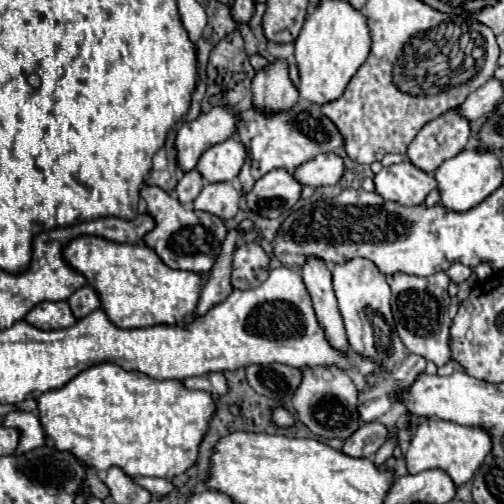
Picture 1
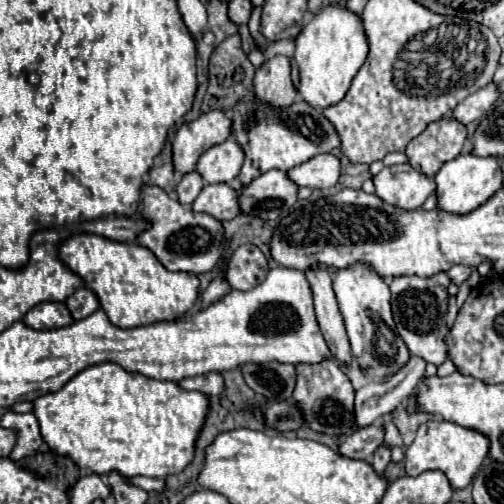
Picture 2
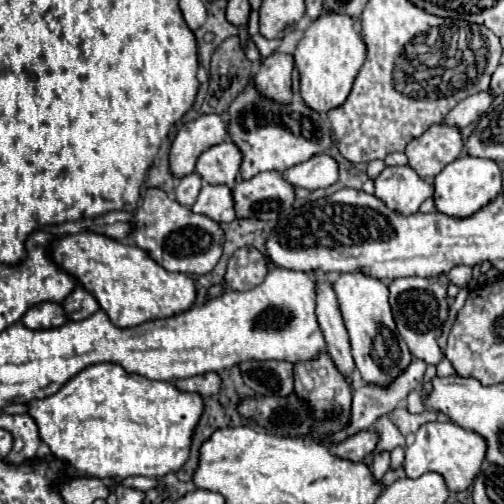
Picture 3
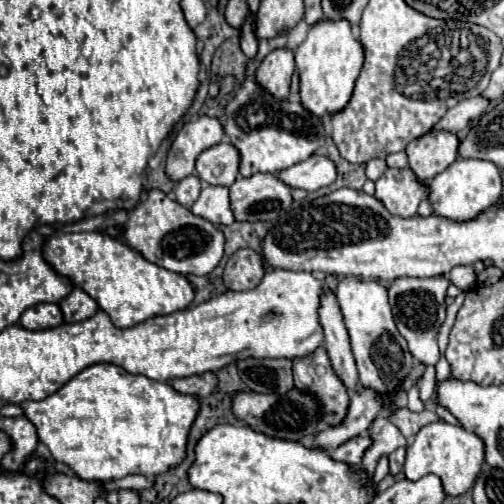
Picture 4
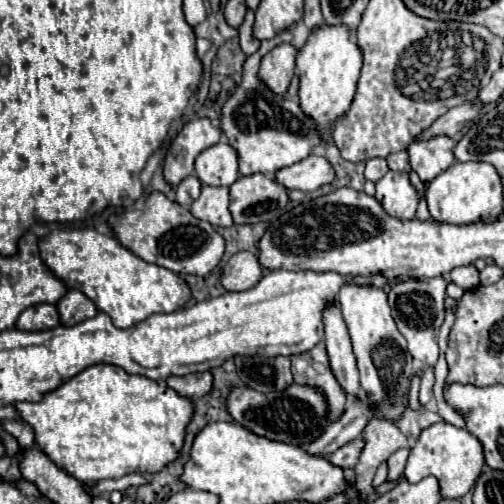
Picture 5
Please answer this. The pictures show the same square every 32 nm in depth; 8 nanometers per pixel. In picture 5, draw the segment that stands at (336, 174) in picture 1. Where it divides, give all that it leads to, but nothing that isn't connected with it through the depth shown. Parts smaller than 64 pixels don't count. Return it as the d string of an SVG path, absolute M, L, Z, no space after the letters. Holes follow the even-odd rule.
M308 156L292 164L290 168L278 170L276 180L280 180L280 184L284 184L290 190L298 188L304 192L312 192L334 180L334 168L322 156Z

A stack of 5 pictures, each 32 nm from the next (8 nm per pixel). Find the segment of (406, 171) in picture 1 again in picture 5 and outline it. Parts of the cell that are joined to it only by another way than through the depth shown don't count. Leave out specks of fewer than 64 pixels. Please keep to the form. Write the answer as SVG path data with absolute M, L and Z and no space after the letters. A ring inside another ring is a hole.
M388 170L376 182L376 200L384 206L384 210L390 216L396 216L400 220L410 220L416 214L420 194L412 186L408 172Z

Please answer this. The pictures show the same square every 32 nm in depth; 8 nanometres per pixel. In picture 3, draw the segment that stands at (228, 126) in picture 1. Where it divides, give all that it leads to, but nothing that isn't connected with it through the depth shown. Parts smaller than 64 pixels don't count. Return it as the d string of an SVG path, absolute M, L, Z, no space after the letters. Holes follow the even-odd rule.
M202 114L192 122L186 122L170 148L170 170L174 176L186 176L194 172L198 156L214 144L224 142L228 136L228 122L220 114Z

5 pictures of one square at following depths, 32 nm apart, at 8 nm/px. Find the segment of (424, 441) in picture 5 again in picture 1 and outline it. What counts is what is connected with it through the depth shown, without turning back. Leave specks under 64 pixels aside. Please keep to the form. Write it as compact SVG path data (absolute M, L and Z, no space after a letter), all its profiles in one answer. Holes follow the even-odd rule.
M428 418L416 428L416 434L410 440L410 448L406 452L406 466L408 472L412 474L430 468L440 468L452 476L456 486L462 486L464 482L472 480L474 472L480 468L490 450L492 450L492 436L488 434L488 430Z

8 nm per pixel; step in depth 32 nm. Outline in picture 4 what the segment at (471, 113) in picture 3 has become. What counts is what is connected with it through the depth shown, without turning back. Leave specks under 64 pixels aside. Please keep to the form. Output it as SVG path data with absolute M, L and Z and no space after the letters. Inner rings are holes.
M482 94L474 96L474 98L468 98L468 100L462 100L460 104L456 104L454 108L448 110L448 114L436 124L436 128L444 128L444 130L450 130L450 132L460 132L472 120L480 118L486 112L488 104L490 104L490 100Z

